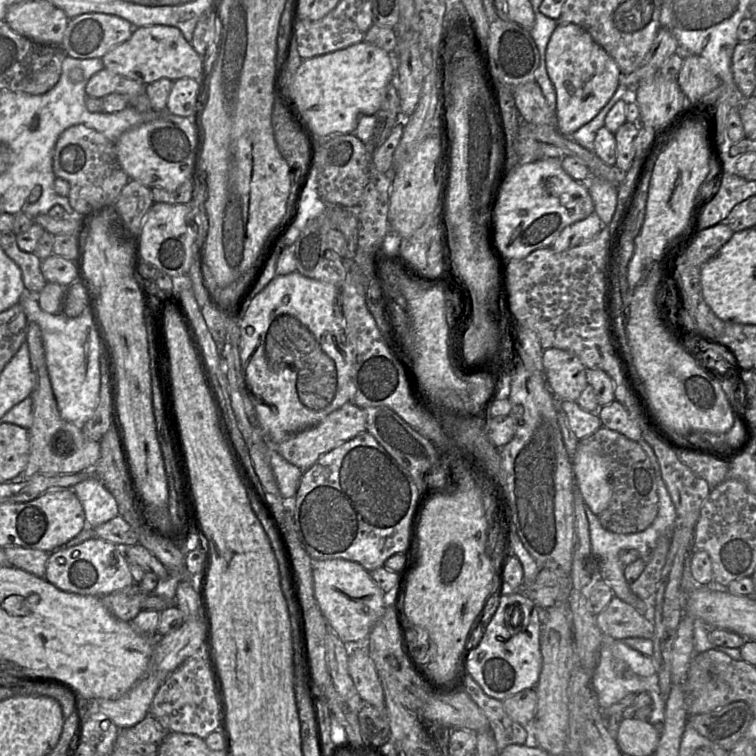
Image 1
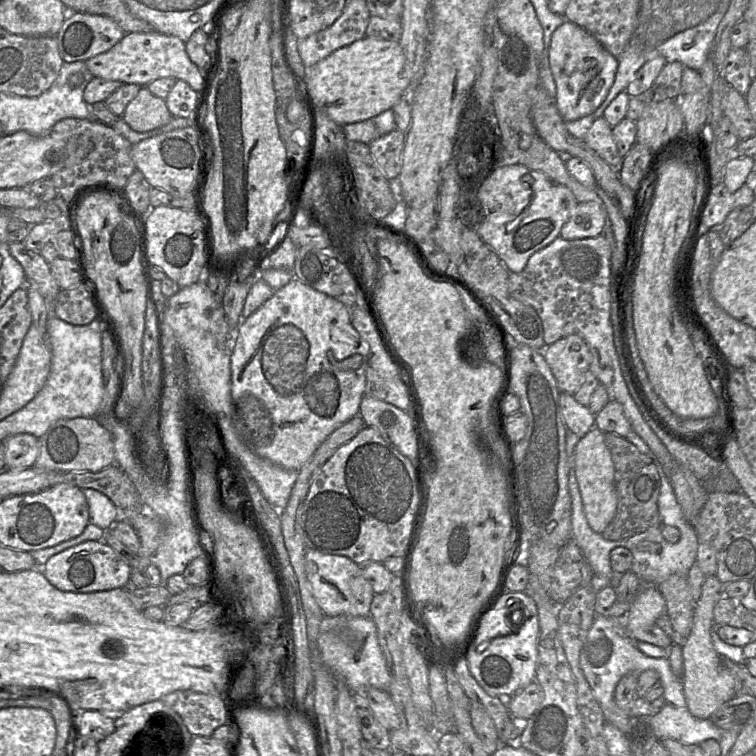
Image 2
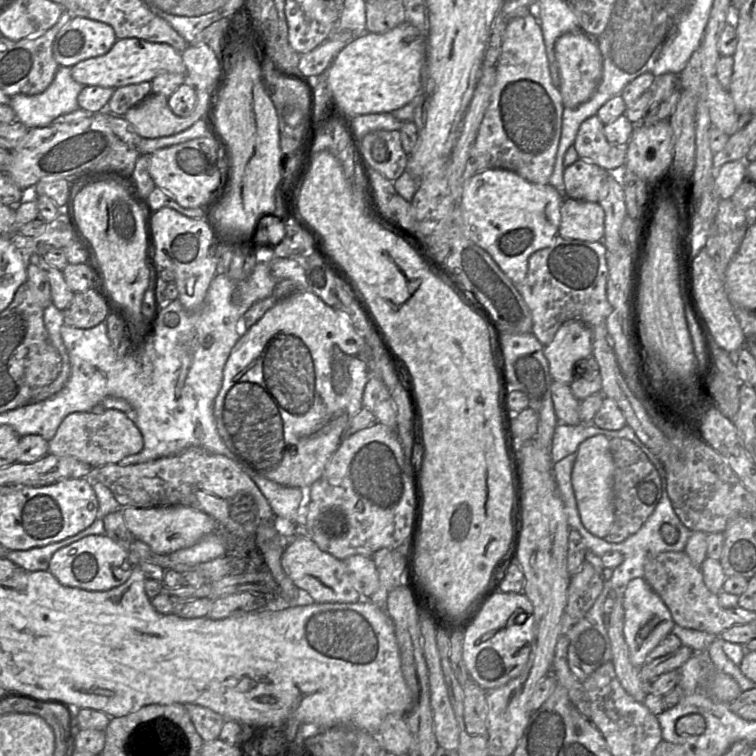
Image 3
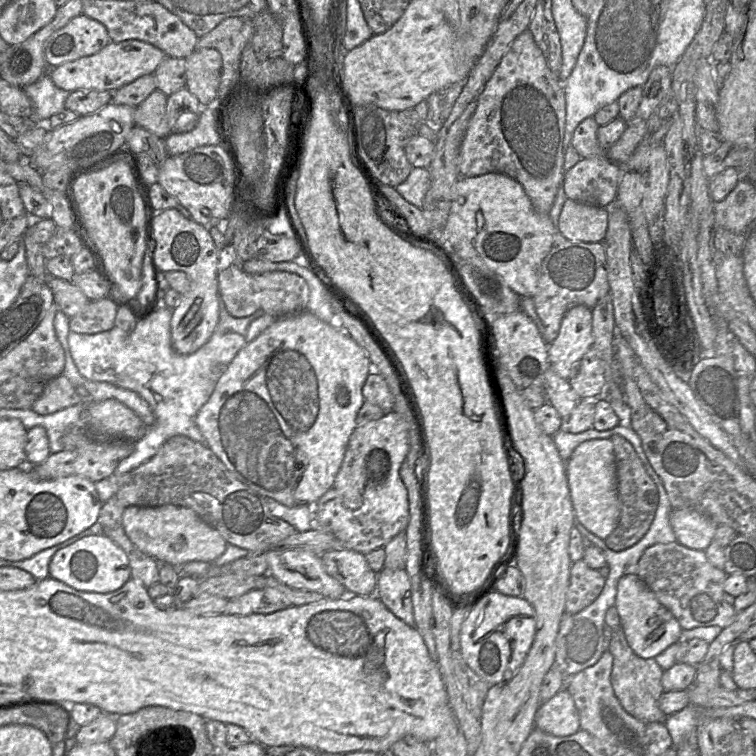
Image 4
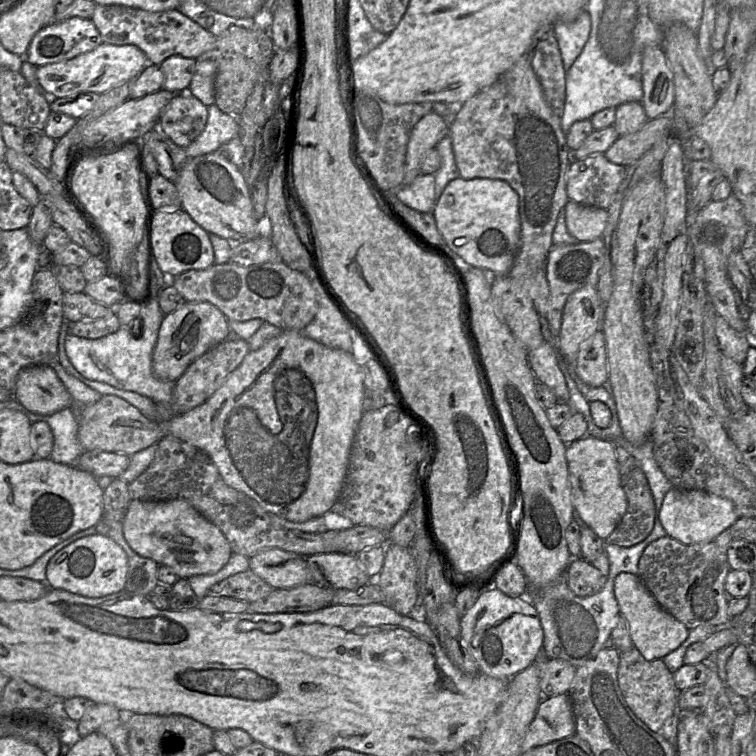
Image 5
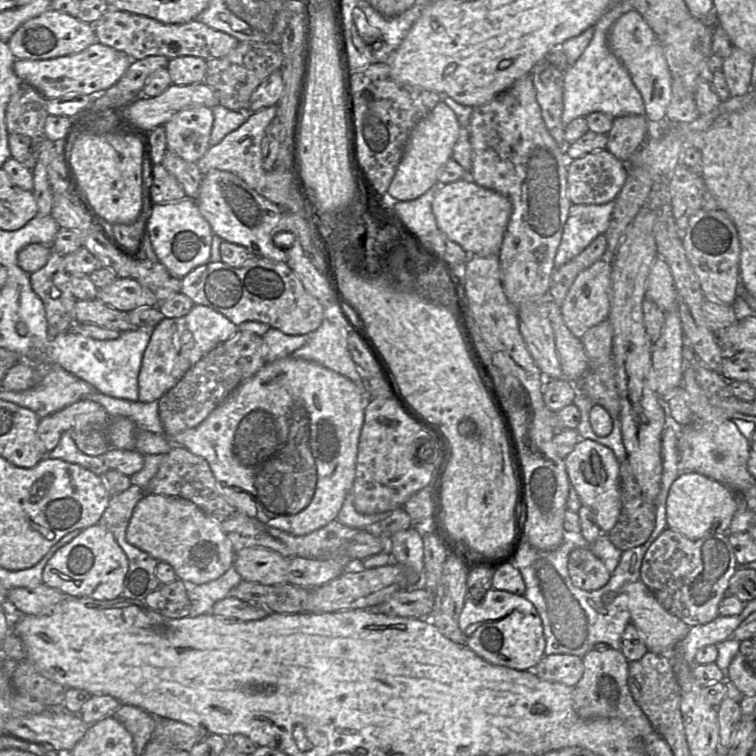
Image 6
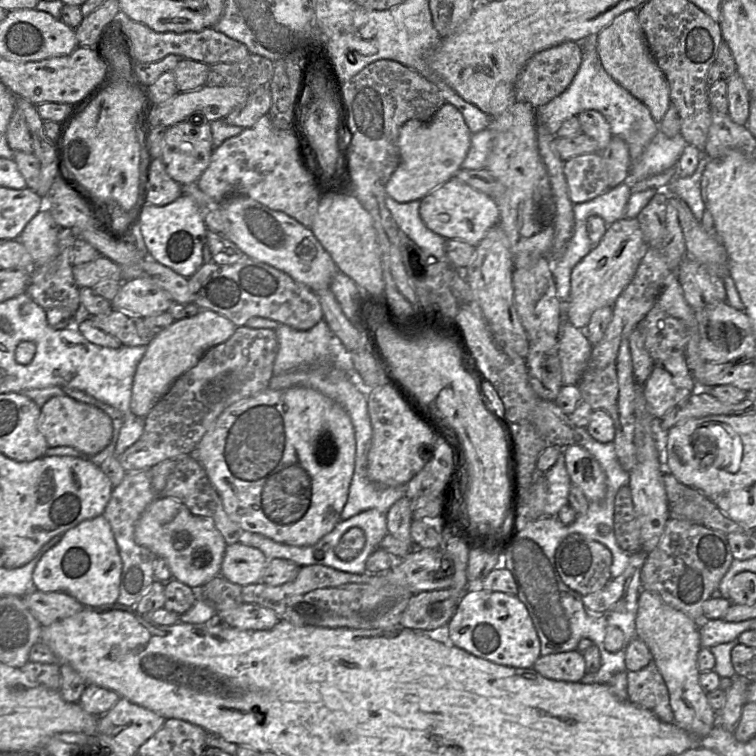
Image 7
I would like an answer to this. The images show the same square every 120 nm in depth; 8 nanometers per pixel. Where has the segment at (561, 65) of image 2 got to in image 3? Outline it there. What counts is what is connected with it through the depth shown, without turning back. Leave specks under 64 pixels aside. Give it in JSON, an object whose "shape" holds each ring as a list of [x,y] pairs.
{"shape":[[[582,30],[567,32],[555,42],[554,53],[560,74],[560,93],[564,107],[574,108],[587,101],[602,77],[602,56],[595,38]]]}

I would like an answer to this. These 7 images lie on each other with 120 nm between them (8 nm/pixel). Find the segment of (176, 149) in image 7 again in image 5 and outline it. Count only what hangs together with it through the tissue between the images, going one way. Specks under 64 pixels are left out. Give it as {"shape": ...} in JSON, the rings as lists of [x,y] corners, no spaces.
{"shape":[[[187,92],[176,93],[161,114],[159,129],[176,145],[188,147],[205,129],[208,107]]]}

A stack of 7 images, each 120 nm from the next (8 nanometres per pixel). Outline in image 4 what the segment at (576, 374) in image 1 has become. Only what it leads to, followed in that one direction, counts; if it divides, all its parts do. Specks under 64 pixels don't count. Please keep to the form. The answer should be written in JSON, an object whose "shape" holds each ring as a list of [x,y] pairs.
{"shape":[[[575,305],[564,315],[557,337],[548,343],[549,366],[569,382],[578,373],[573,370],[573,364],[579,361],[592,345],[592,309]]]}

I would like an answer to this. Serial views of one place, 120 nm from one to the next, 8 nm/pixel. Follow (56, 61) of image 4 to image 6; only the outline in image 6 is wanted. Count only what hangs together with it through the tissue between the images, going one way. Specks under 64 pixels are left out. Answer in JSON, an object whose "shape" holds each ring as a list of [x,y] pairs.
{"shape":[[[48,9],[24,22],[7,42],[20,60],[46,60],[78,53],[97,41],[94,24],[80,21],[75,16]]]}

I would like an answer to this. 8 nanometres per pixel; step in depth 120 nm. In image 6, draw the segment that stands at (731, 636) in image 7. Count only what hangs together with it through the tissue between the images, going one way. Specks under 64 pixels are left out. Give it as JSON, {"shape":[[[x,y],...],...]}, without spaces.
{"shape":[[[739,615],[717,616],[709,623],[690,627],[687,635],[676,646],[677,656],[688,663],[694,663],[700,648],[728,640],[743,620]]]}

